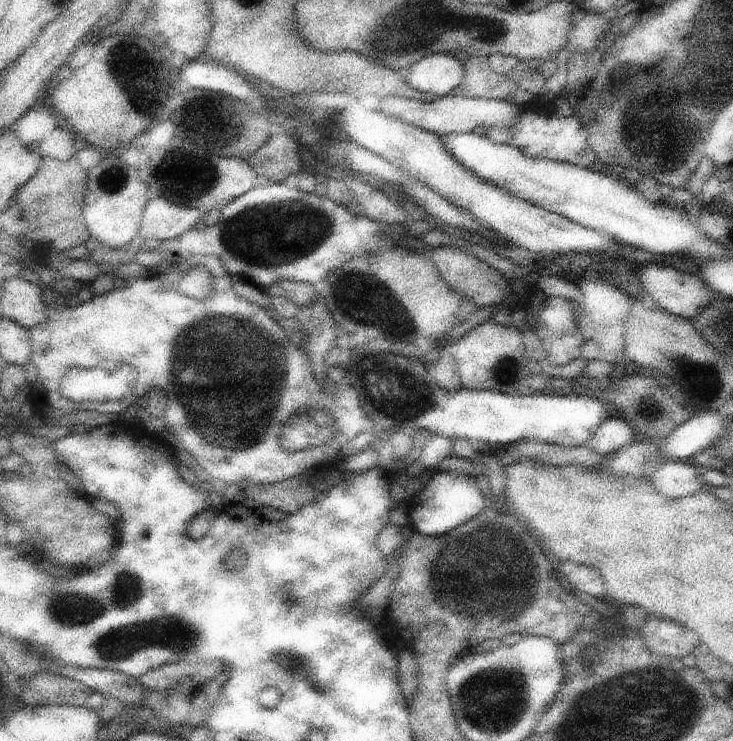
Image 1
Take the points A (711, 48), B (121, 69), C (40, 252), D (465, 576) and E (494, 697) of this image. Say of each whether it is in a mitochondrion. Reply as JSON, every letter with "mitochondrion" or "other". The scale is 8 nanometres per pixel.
{"A":"mitochondrion","B":"mitochondrion","C":"other","D":"mitochondrion","E":"mitochondrion"}

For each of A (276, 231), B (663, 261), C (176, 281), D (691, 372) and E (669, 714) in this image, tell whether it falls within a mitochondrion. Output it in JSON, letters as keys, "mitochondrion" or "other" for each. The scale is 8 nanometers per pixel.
{"A":"mitochondrion","B":"other","C":"other","D":"other","E":"mitochondrion"}

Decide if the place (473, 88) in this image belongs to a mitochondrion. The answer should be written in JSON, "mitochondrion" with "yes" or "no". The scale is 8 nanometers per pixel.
{"mitochondrion":"no"}

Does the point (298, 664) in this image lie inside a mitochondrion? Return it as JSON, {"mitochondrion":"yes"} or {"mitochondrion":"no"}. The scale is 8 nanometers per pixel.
{"mitochondrion":"yes"}

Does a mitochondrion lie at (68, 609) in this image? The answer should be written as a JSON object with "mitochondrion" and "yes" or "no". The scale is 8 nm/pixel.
{"mitochondrion":"yes"}

